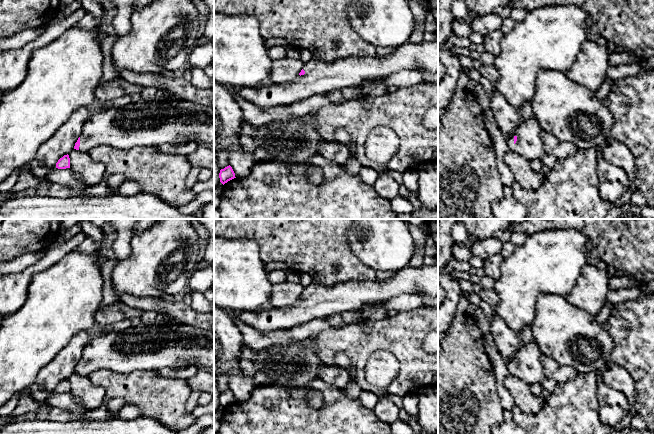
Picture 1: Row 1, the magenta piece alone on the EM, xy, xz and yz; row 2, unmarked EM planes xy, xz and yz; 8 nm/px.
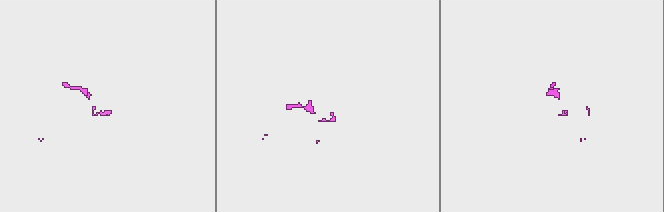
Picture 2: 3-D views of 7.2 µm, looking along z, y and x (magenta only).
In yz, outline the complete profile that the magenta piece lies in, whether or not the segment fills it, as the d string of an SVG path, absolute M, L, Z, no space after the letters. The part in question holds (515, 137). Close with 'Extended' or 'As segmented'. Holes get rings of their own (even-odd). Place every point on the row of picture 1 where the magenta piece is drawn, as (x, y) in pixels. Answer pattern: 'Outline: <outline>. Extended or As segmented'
Outline: M536 118L523 119L516 134L507 140L509 150L527 161L541 160L545 154L541 132L542 128Z. Extended

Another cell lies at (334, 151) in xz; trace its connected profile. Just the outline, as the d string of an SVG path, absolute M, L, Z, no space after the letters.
M323 139L319 145L318 154L340 166L344 165L350 158L347 146L338 141L325 141Z

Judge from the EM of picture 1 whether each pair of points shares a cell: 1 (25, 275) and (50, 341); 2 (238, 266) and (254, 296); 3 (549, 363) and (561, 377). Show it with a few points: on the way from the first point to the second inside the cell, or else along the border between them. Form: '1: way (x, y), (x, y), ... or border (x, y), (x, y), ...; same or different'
1: border (46, 268), (33, 275), (26, 300), (21, 306); different
2: way (238, 273), (238, 280), (247, 289); same
3: way (550, 366), (558, 374); same

